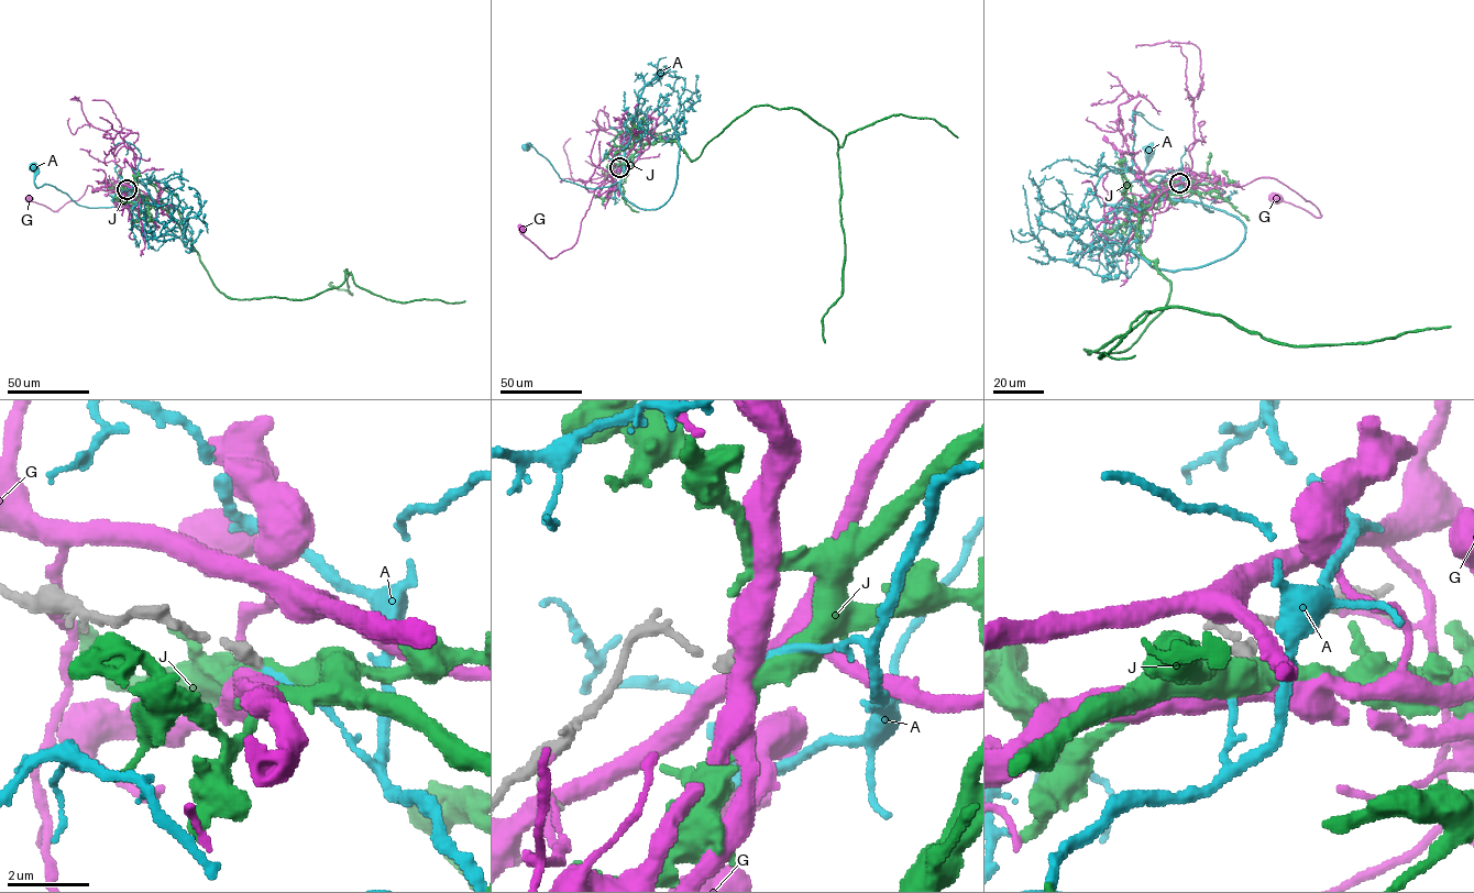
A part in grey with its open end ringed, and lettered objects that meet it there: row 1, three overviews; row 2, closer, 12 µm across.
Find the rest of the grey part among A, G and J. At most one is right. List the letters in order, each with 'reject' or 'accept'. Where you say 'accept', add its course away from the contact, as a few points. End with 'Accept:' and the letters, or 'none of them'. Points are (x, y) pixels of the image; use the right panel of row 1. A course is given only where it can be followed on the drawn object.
A: accept; it runs (1180, 183), (1167, 198), (1200, 202), (1212, 211), (1202, 207), (1195, 190), (1162, 176), (1146, 180), (1151, 150)
G: reject
J: reject
Accept: A

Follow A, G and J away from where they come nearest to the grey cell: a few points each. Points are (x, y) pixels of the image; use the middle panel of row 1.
A: (619, 167), (628, 158), (618, 182), (586, 188), (562, 179), (534, 147), (528, 144), (526, 147)
G: (619, 167), (620, 155), (613, 151), (586, 183), (594, 194), (571, 247), (549, 258), (521, 229)
J: (619, 167), (659, 141), (694, 160), (752, 107), (794, 108), (827, 128), (845, 262), (825, 342)

